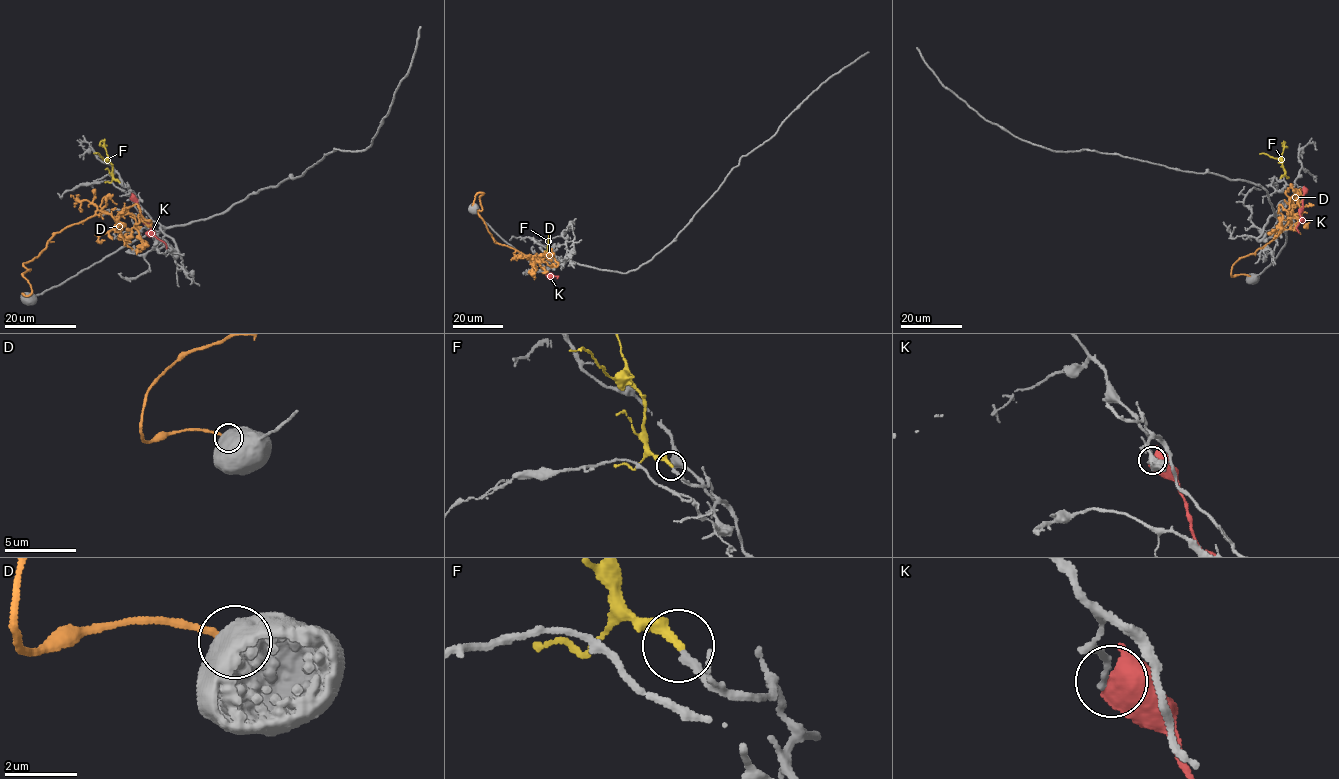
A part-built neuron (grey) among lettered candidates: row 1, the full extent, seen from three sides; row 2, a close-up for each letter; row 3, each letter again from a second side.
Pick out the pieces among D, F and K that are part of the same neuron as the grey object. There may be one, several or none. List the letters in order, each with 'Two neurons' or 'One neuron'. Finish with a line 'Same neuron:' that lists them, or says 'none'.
D: Two neurons
F: One neuron
K: Two neurons
Same neuron: F

